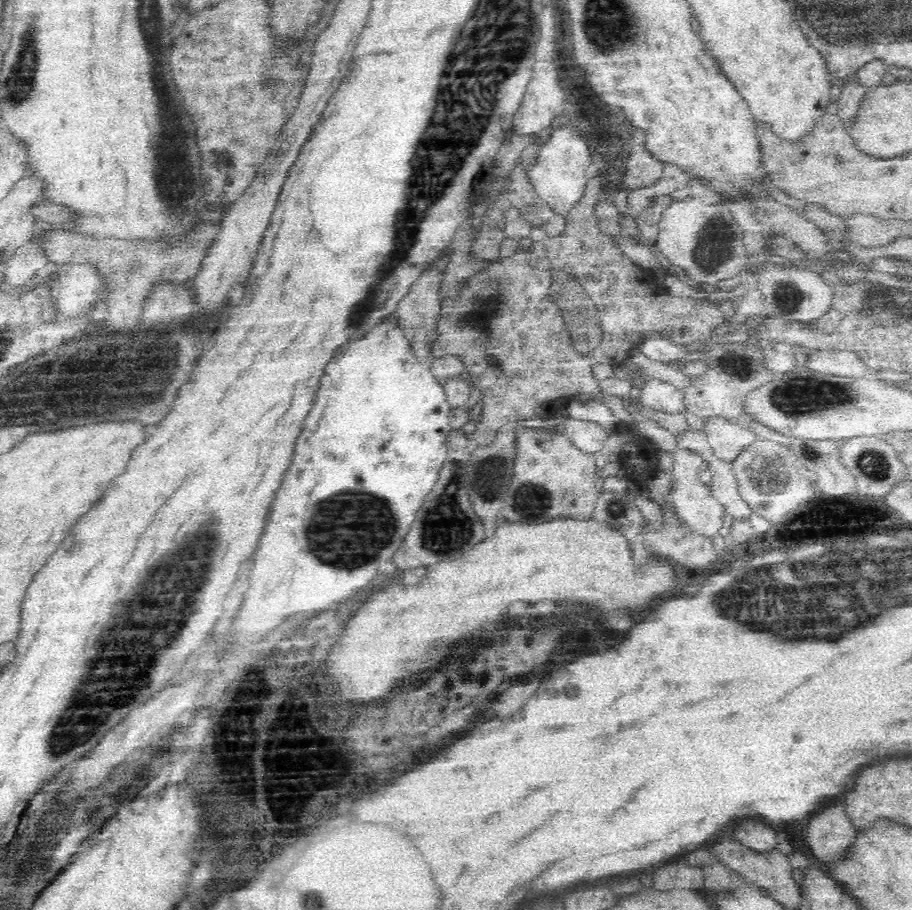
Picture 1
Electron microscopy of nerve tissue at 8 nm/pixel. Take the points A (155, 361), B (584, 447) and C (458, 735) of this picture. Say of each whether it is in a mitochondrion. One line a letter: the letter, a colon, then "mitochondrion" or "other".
A: mitochondrion
B: other
C: other

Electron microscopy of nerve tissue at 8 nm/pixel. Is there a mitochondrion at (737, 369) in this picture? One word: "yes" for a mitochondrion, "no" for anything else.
yes

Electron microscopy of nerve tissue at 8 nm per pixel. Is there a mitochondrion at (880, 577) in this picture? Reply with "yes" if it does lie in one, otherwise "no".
yes

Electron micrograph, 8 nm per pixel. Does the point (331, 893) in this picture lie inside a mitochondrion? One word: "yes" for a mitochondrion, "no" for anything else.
yes

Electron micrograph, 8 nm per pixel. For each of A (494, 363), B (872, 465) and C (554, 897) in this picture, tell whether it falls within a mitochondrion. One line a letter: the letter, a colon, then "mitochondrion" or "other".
A: other
B: mitochondrion
C: other

